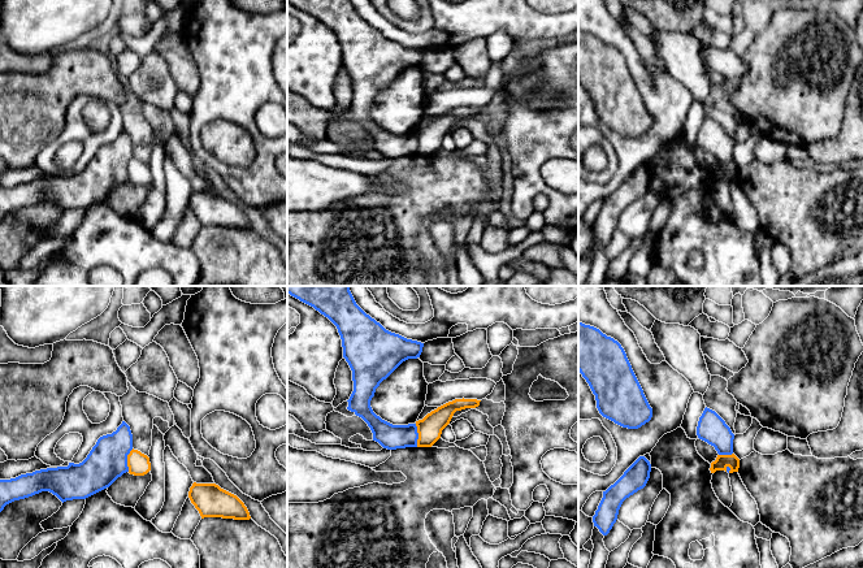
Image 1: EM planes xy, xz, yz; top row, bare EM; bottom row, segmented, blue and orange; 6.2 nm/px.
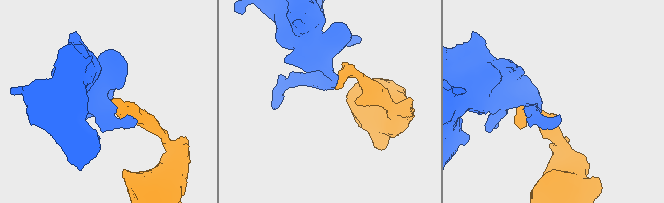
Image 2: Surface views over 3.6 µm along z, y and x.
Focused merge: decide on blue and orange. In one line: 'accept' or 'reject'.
reject

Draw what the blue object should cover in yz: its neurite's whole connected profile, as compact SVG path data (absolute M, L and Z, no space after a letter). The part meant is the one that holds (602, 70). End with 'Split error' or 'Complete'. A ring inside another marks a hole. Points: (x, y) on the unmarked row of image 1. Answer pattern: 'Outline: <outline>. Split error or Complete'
Outline: M578 31L578 81L595 104L597 117L603 126L628 138L638 138L651 129L652 117L621 53L599 38L582 31Z. Complete

